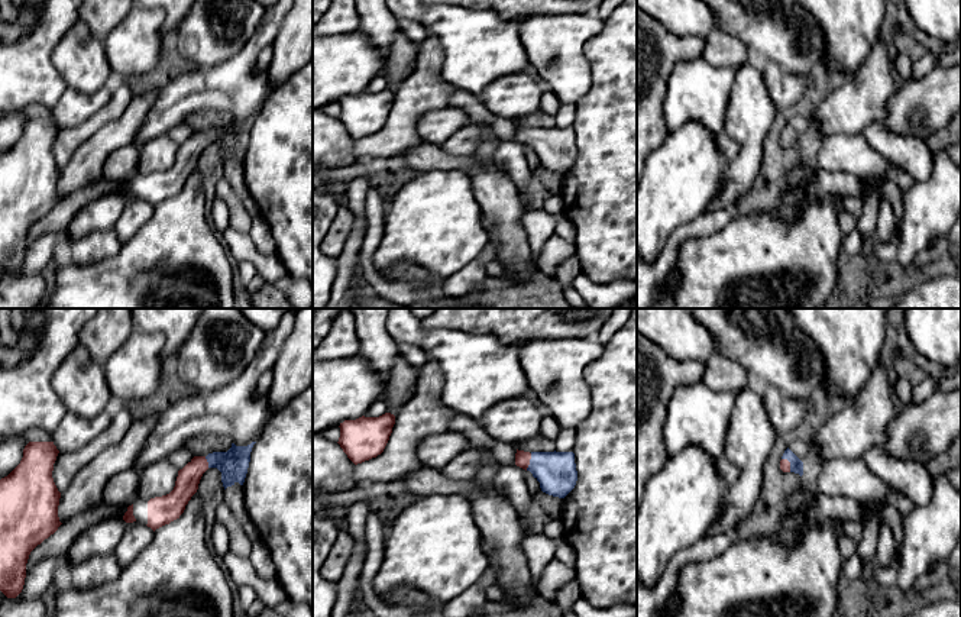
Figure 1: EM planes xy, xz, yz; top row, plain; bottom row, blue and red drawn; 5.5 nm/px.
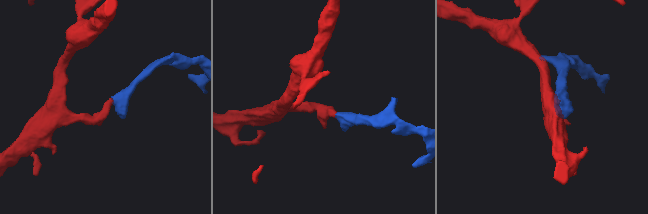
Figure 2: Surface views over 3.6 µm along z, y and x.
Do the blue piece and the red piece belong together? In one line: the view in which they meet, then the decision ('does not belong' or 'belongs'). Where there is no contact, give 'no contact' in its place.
xz | belongs

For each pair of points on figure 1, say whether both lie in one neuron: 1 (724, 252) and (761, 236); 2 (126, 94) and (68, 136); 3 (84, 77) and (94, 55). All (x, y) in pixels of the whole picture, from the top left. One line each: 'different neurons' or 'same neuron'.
1: same neuron
2: same neuron
3: same neuron

